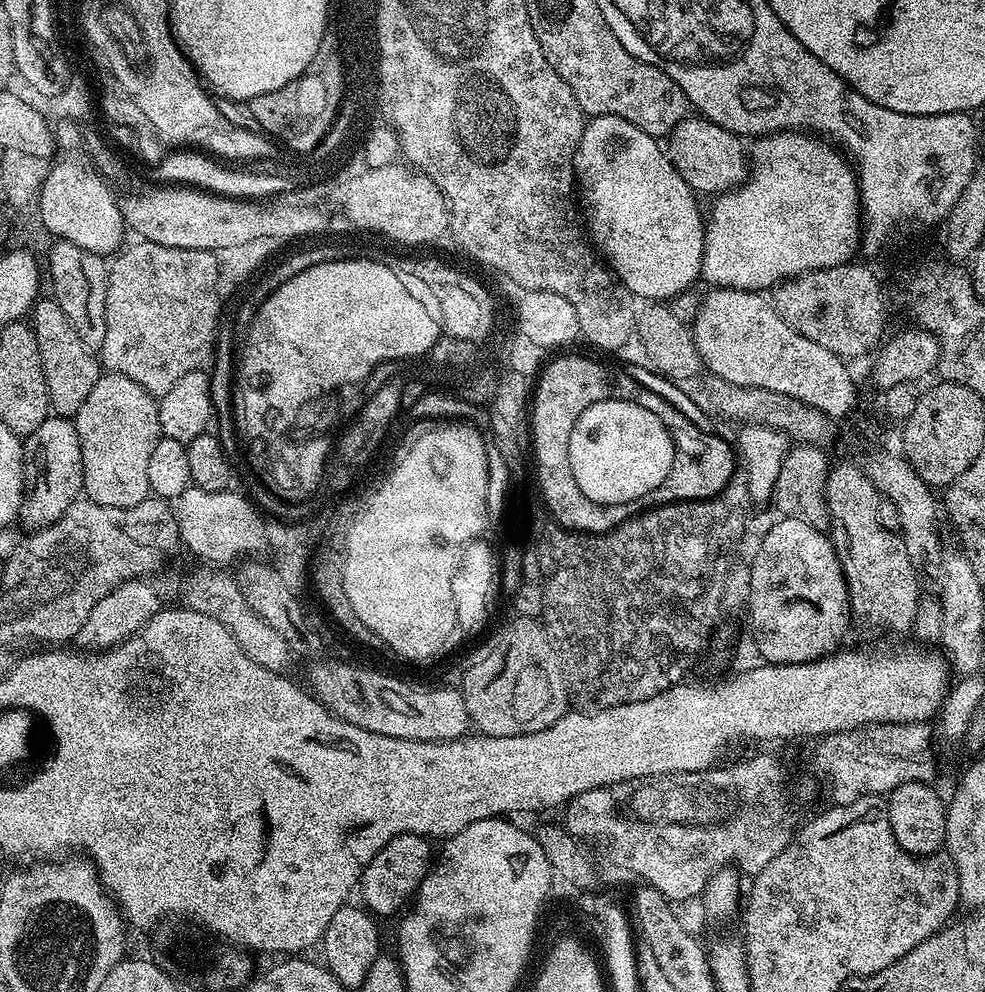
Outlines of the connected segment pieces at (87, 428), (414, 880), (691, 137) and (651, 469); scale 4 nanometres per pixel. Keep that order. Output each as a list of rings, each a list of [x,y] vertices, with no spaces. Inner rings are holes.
[[[108,372],[94,382],[94,390],[86,394],[82,410],[74,417],[82,450],[83,495],[87,499],[115,508],[138,506],[138,502],[149,499],[150,454],[162,435],[159,409],[157,397],[122,374]]]
[[[402,834],[386,842],[386,846],[382,846],[382,850],[378,850],[374,858],[370,858],[370,862],[364,867],[364,873],[360,875],[358,885],[358,896],[360,892],[364,899],[363,907],[369,913],[377,917],[392,916],[404,903],[407,905],[417,895],[420,883],[428,875],[433,863],[432,848],[428,844],[431,843],[427,836]]]
[[[696,114],[679,120],[666,137],[666,151],[674,170],[696,194],[719,194],[744,183],[750,172],[750,160],[745,145],[743,148],[740,144],[743,144],[741,137]]]
[[[609,398],[590,406],[578,418],[574,434],[570,434],[570,466],[574,470],[574,478],[578,486],[582,486],[582,494],[599,504],[644,500],[650,490],[662,486],[670,474],[675,457],[676,442],[663,422],[650,414],[650,410],[642,410],[642,406],[634,406],[619,398]]]

